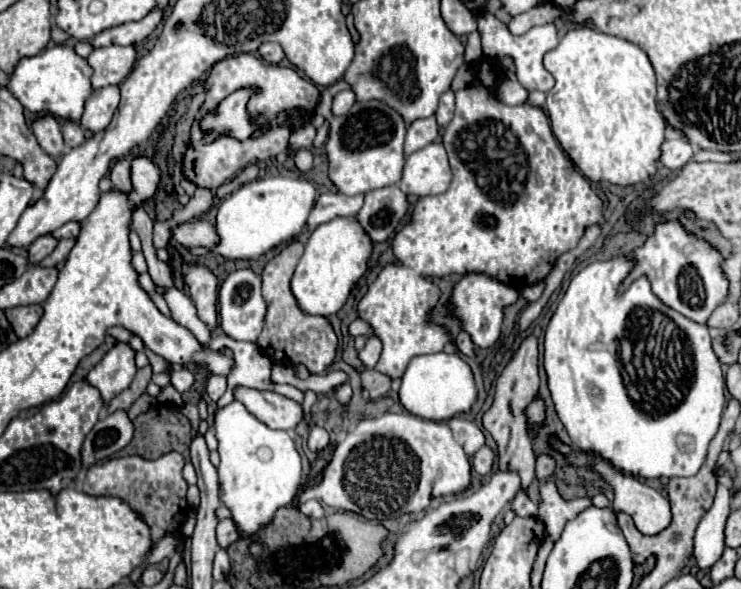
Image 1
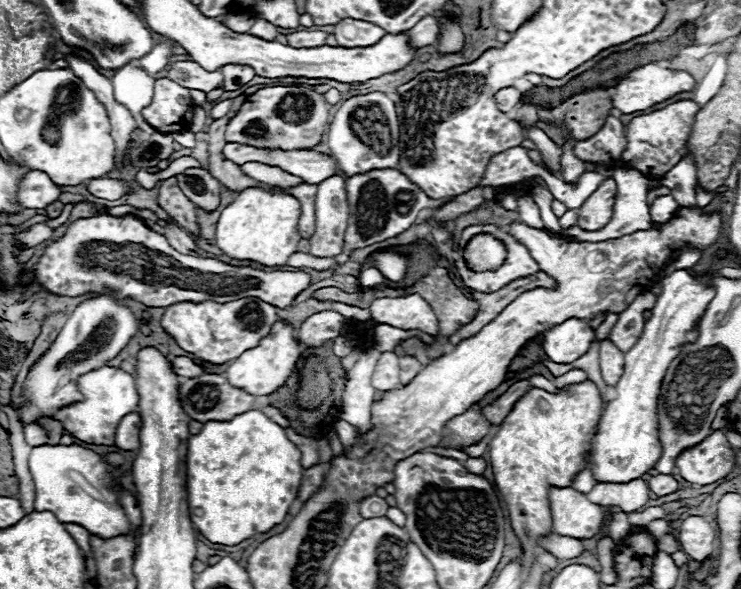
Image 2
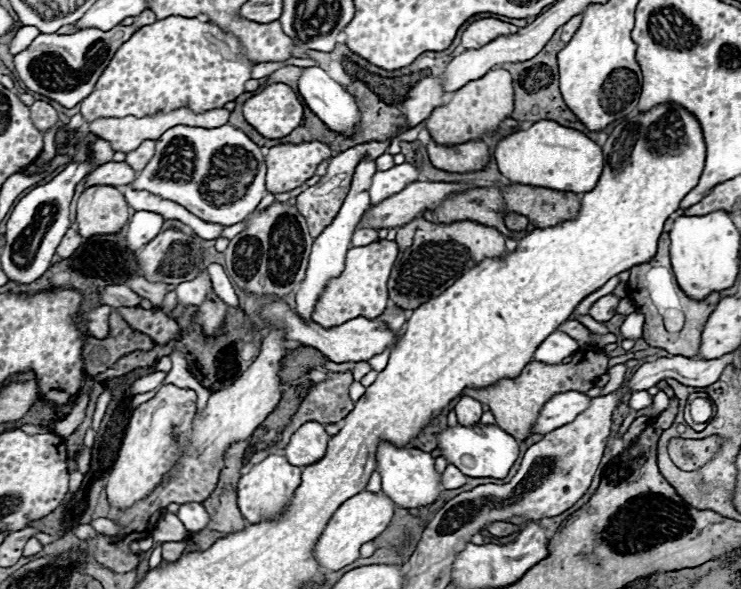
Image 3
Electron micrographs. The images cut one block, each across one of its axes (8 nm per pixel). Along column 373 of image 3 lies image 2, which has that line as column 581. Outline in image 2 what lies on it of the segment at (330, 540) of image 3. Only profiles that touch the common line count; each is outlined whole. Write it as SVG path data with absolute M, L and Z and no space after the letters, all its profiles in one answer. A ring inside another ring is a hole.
M552 488L550 506L554 530L560 536L572 536L578 540L594 538L606 522L602 506L590 502L584 492L574 488Z

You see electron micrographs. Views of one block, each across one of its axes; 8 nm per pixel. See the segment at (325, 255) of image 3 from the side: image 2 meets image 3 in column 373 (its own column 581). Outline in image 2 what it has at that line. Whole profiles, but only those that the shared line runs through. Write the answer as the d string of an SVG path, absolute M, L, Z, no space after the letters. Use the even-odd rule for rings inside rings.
M568 138L560 148L562 148L562 156L560 156L560 178L566 184L578 184L580 176L586 172L586 164L574 154L574 138Z

